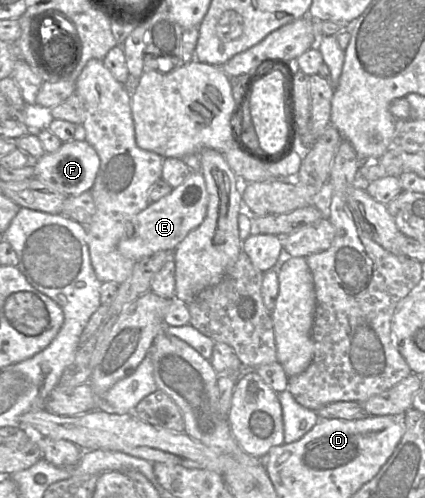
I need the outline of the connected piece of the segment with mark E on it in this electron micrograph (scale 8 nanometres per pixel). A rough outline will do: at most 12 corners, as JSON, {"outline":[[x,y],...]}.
{"outline":[[202,172],[139,212],[118,251],[172,250],[204,220]]}

